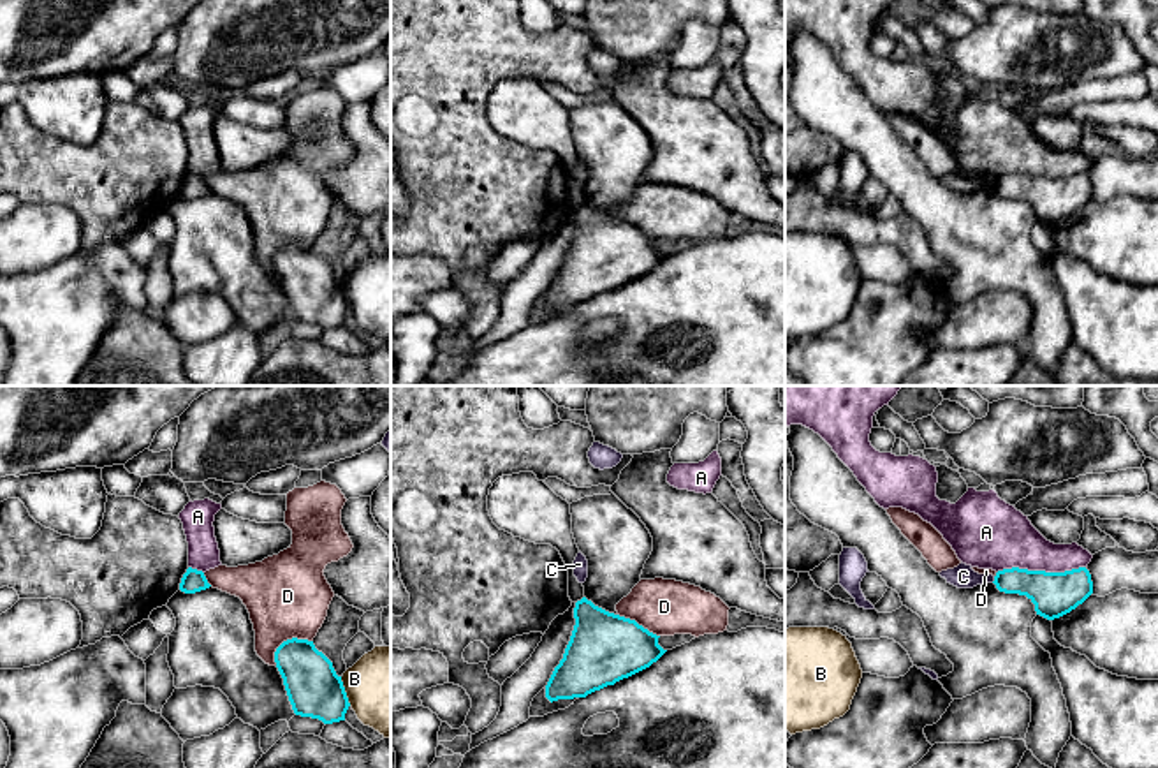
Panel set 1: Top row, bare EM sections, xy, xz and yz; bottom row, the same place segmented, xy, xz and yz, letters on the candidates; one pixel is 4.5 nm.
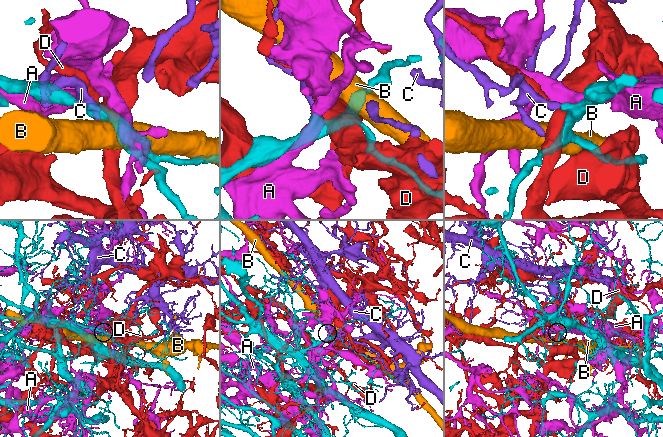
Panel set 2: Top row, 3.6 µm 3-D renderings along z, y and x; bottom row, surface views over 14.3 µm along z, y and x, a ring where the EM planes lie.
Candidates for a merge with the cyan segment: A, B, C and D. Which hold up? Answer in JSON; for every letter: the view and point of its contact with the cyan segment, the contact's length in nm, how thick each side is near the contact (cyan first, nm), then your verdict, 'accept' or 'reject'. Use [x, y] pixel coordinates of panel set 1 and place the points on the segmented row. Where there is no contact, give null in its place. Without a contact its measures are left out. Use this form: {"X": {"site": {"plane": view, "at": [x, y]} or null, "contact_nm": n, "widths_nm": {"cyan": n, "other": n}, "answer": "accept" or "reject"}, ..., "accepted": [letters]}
{"A": {"site": {"plane": "yz", "at": [1040, 571]}, "contact_nm": 400, "widths_nm": {"cyan": 200, "other": 300}, "answer": "reject"}, "B": {"site": {"plane": "xy", "at": [344, 691]}, "contact_nm": 140, "widths_nm": {"cyan": 240, "other": 380}, "answer": "reject"}, "C": {"site": {"plane": "yz", "at": [995, 580]}, "contact_nm": 40, "widths_nm": {"cyan": 180, "other": 110}, "answer": "reject"}, "D": {"site": {"plane": "xy", "at": [287, 640]}, "contact_nm": 200, "widths_nm": {"cyan": 240, "other": 380}, "answer": "reject"}, "accepted": []}

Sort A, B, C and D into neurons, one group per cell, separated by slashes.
A / B / C / D

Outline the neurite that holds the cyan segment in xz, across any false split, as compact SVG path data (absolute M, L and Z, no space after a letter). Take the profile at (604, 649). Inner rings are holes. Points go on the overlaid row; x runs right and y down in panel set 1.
M583 597L574 608L575 625L563 659L554 668L546 698L586 698L607 685L628 678L667 650L658 645L656 634L635 620L609 613Z

